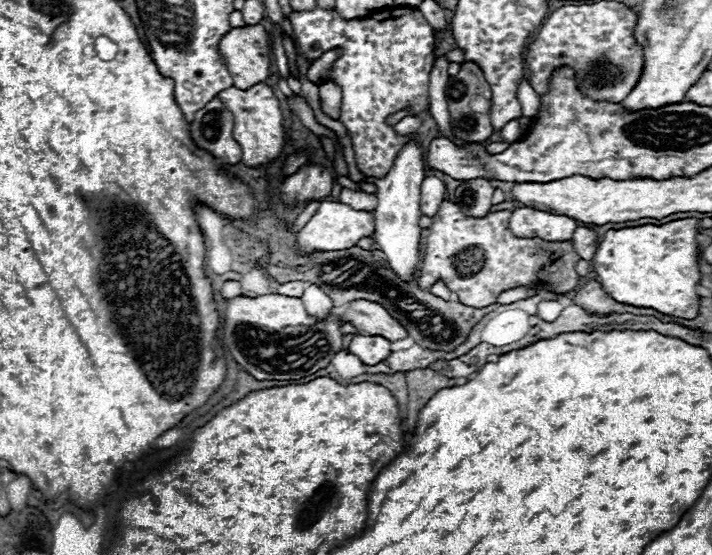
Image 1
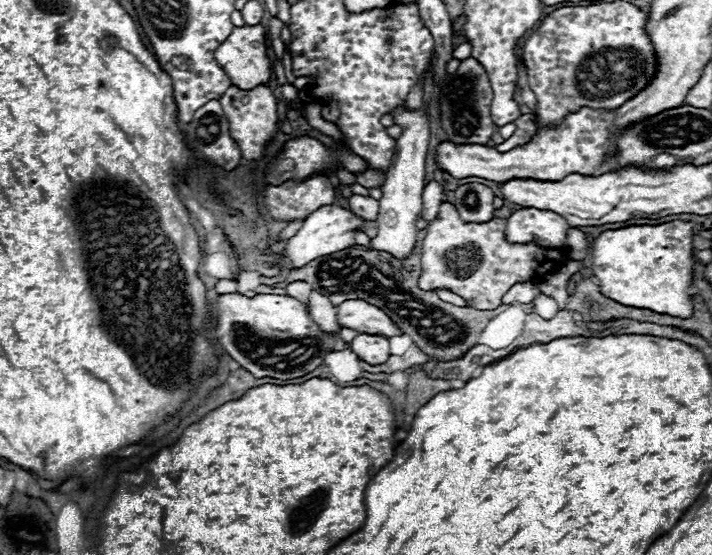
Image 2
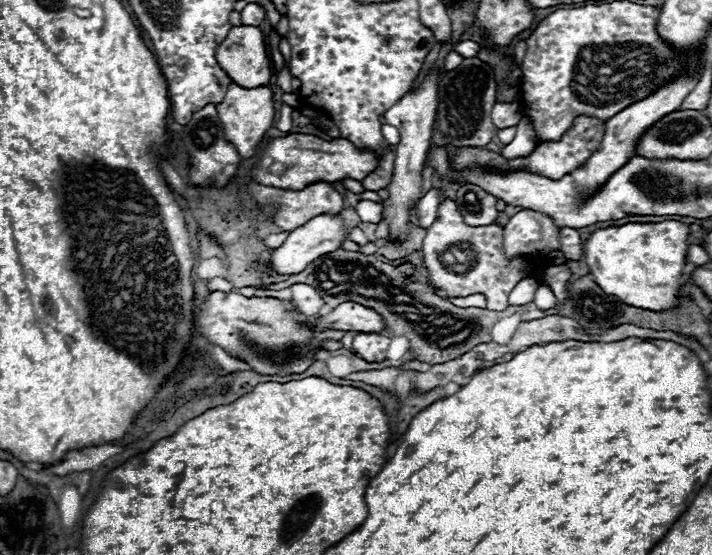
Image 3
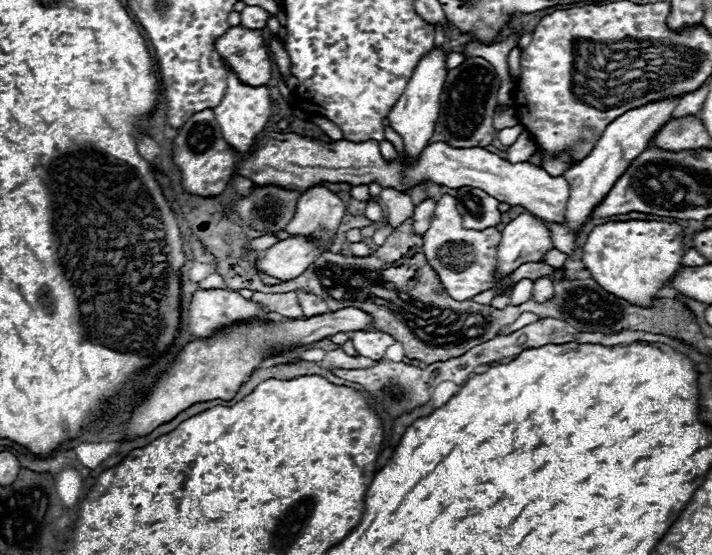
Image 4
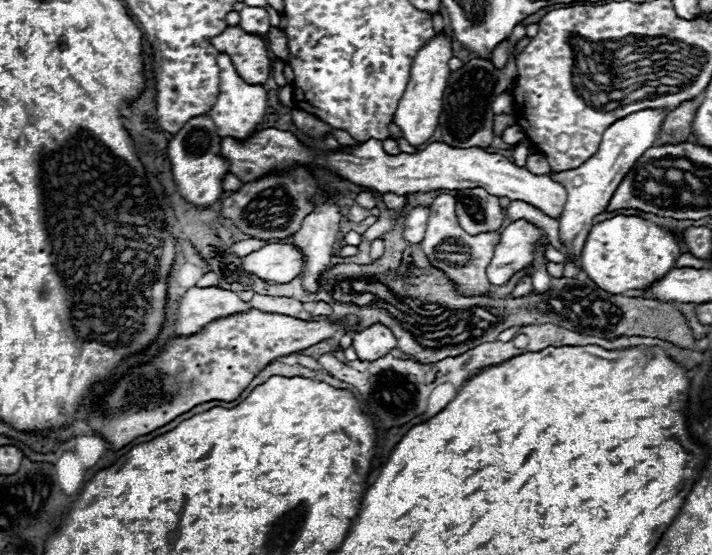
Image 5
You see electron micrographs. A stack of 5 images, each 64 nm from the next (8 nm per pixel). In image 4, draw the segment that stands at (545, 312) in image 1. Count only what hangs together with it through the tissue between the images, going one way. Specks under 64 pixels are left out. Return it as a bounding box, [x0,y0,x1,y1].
[534,276,554,302]

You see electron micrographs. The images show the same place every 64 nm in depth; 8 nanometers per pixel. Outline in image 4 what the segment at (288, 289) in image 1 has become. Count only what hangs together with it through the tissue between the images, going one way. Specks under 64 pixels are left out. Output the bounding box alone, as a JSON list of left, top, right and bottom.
[298,292,328,318]

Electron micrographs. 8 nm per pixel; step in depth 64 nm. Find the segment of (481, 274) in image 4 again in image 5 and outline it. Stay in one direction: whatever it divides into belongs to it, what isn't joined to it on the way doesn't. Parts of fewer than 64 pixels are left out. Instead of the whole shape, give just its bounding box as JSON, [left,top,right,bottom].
[422,194,500,294]

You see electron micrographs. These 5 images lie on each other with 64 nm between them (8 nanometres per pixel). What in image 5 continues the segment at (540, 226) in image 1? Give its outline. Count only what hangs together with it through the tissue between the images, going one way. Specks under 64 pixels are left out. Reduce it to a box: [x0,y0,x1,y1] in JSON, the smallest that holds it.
[486,220,540,286]

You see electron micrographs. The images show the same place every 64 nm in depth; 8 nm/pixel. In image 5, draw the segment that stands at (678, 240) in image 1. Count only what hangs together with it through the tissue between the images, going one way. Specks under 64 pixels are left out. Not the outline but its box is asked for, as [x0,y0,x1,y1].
[580,216,680,294]

